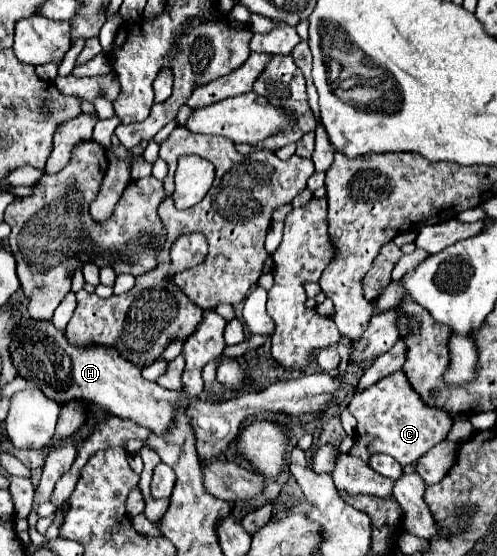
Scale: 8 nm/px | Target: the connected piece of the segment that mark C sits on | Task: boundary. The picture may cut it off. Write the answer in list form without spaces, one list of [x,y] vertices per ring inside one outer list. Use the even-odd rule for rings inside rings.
[[[402,370],[382,378],[374,386],[366,388],[360,396],[354,396],[348,404],[350,414],[358,420],[356,426],[356,444],[350,448],[350,456],[356,456],[364,460],[366,464],[370,462],[370,456],[374,454],[388,454],[404,464],[418,460],[424,452],[428,452],[432,446],[442,442],[452,426],[452,418],[446,412],[440,412],[436,408],[428,408],[416,392],[412,392],[412,386],[408,384],[408,378],[404,376]],[[396,396],[404,396],[404,410],[396,408],[398,404],[394,402]],[[412,402],[412,404],[408,404]]]

